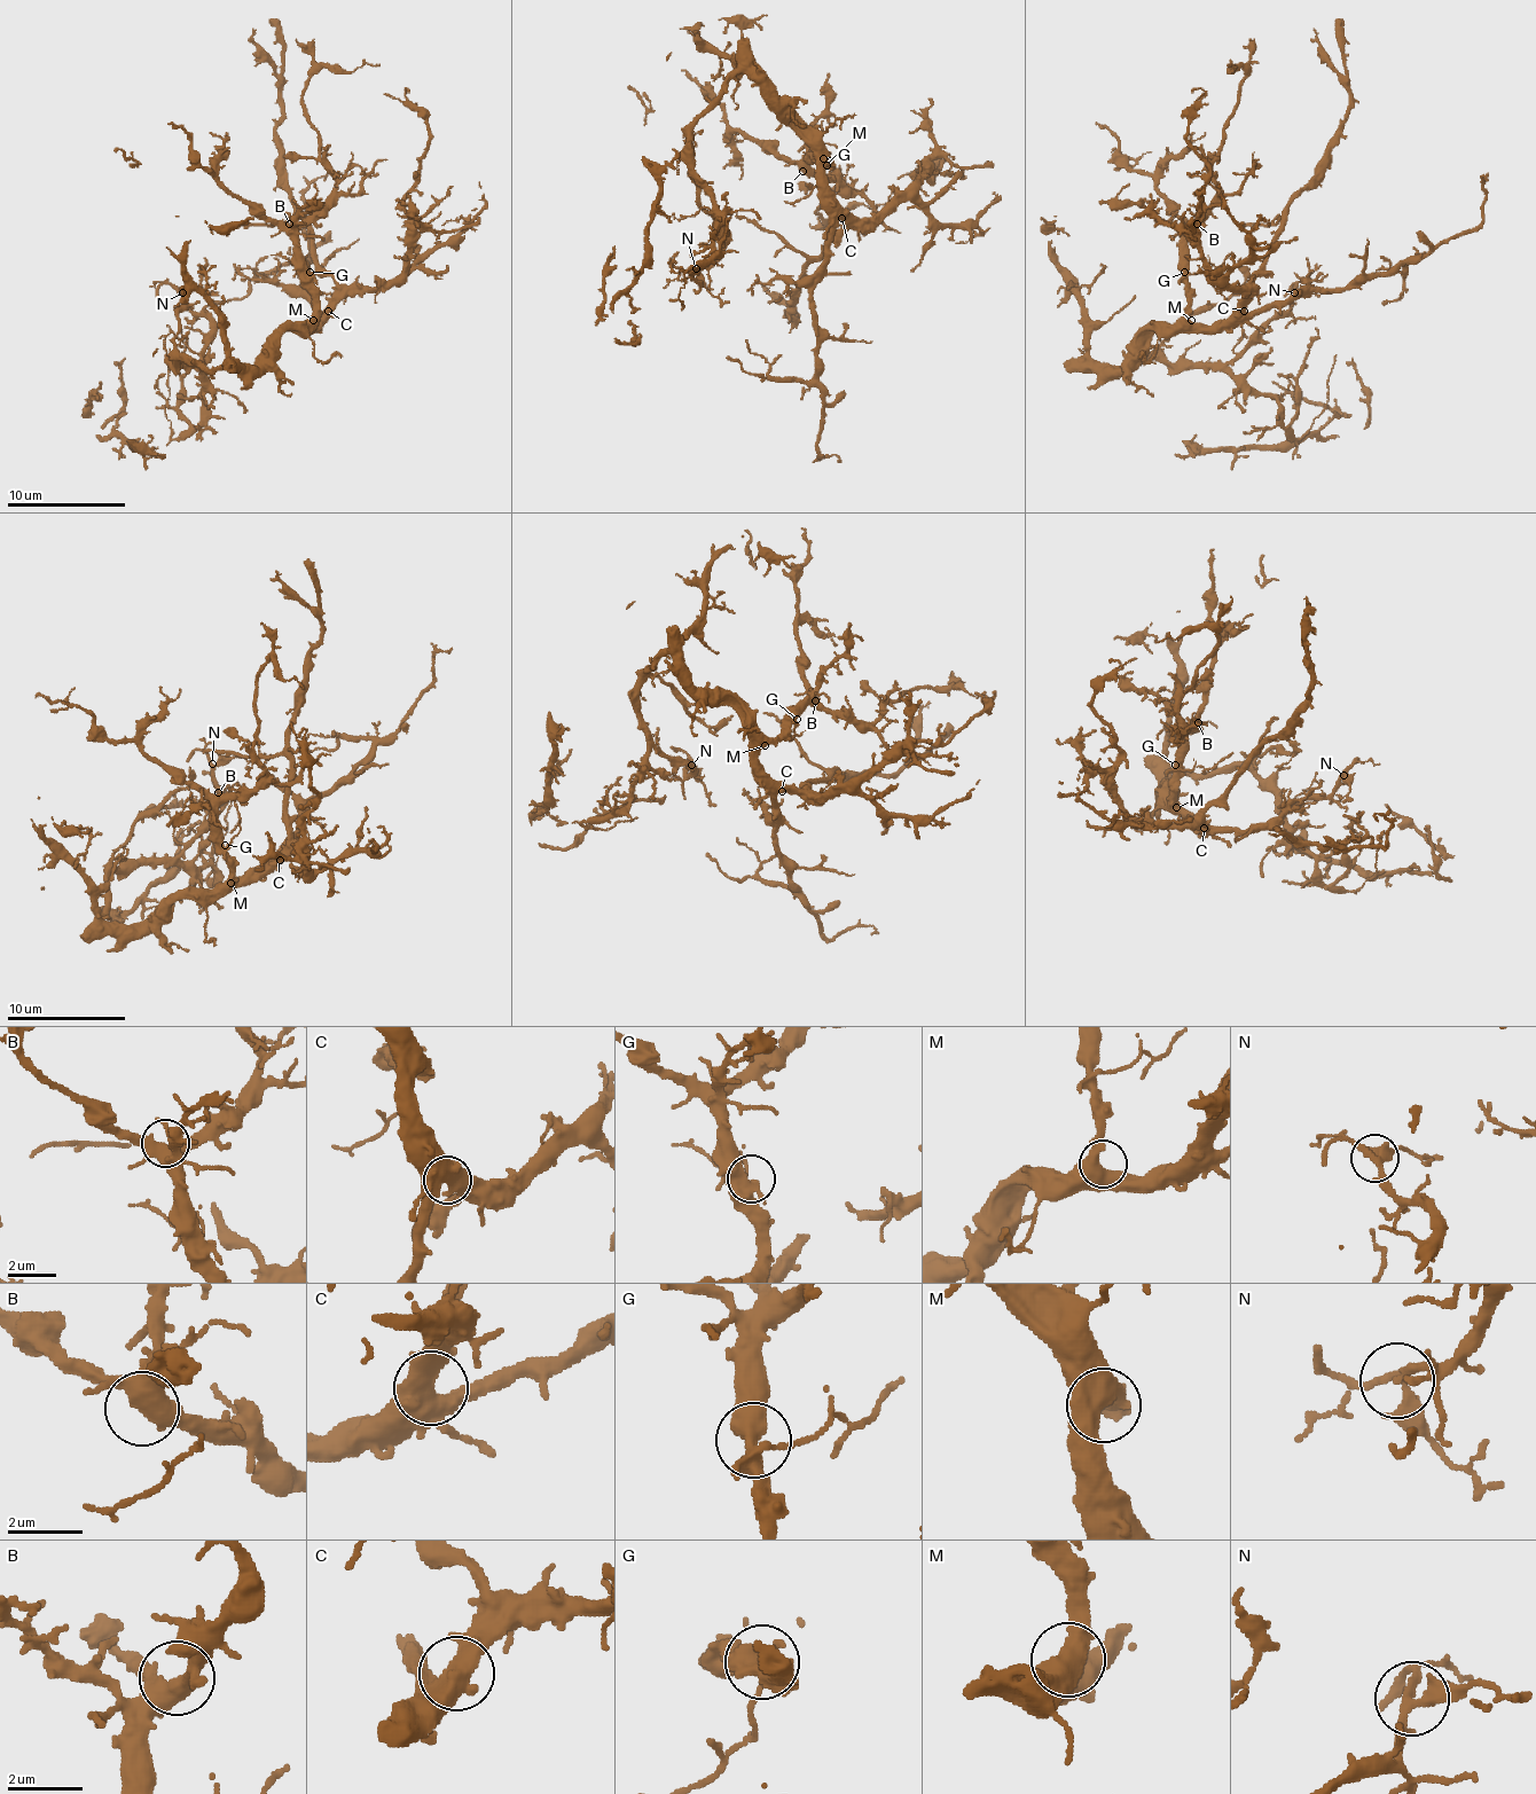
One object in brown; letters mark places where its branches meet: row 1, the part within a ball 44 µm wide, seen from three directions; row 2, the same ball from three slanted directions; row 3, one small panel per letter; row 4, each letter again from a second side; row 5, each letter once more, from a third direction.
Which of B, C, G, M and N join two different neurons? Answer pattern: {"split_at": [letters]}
{"split_at": []}

